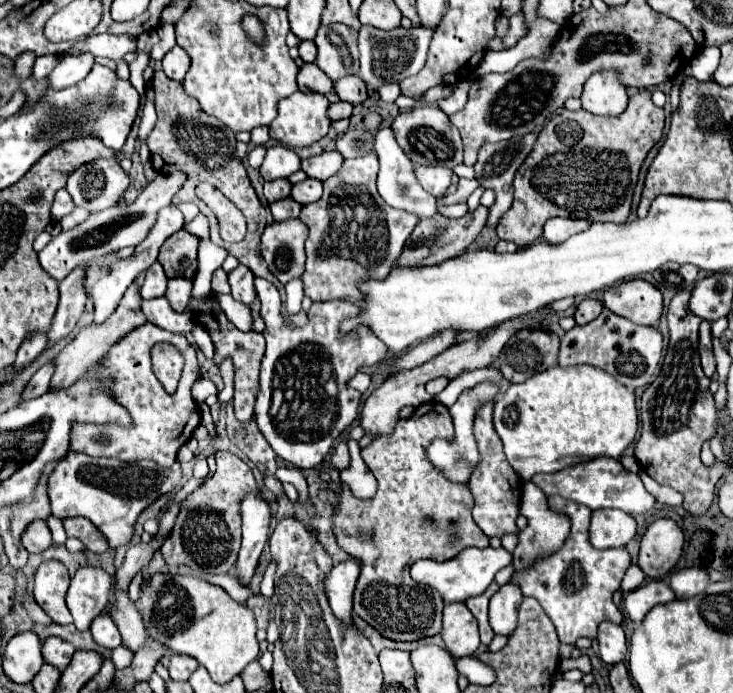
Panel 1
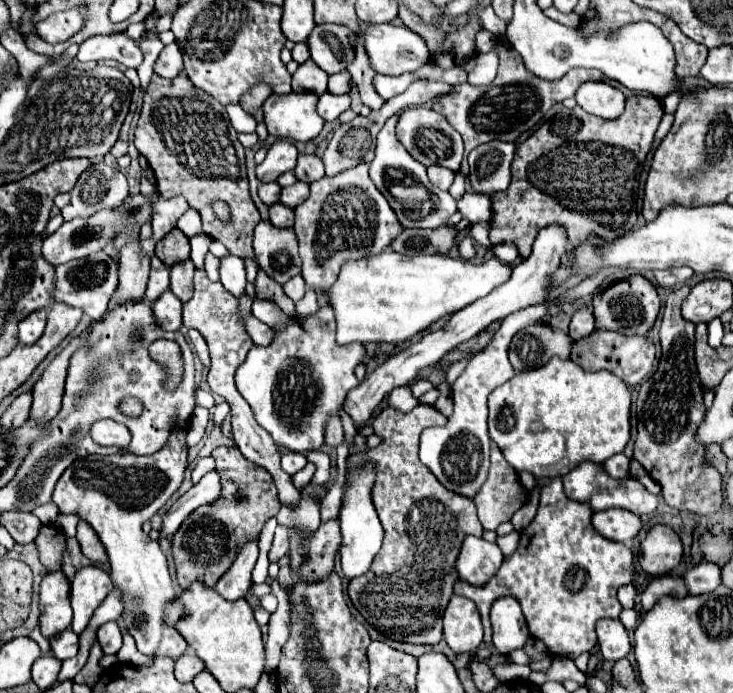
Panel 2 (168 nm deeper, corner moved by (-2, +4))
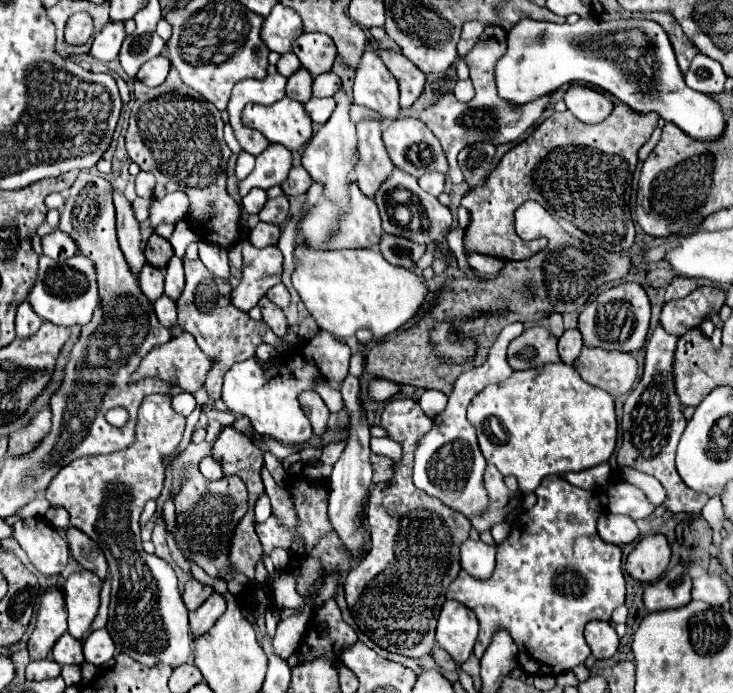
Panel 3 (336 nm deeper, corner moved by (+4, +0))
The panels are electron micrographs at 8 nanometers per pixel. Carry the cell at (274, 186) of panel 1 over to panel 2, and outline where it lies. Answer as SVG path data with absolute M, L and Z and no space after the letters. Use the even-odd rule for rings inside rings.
M275 181L275 183L261 183L259 185L259 197L265 205L273 205L279 201L279 195L281 195L281 185Z

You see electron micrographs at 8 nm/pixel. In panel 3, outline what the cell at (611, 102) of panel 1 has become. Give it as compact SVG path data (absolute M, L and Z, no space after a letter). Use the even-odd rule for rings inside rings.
M571 85L565 91L563 101L567 109L583 123L601 123L611 115L613 109L613 103L607 95L583 85Z

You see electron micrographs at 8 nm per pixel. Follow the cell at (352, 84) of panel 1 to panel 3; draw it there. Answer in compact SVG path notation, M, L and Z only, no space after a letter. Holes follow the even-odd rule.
M323 73L313 79L313 97L333 97L335 91L339 91L341 79L335 73Z

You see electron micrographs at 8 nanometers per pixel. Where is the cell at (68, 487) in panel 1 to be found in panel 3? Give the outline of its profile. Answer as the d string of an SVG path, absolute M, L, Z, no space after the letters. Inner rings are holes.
M149 395L143 399L143 403L139 407L135 427L137 427L137 439L133 445L129 445L127 449L121 449L121 451L113 451L109 455L91 455L91 457L79 457L79 459L71 461L53 477L45 495L51 505L61 505L67 509L69 523L73 527L81 529L93 541L97 541L109 561L113 589L111 589L107 631L109 631L113 643L117 645L117 649L147 667L155 667L159 663L165 663L175 669L175 667L187 663L191 657L191 633L189 633L187 611L185 611L185 603L179 593L175 571L157 555L147 555L143 551L141 537L139 537L139 517L143 513L145 503L149 499L157 499L163 489L163 477L165 477L163 457L177 449L177 445L183 437L183 431L185 431L185 417L171 409L169 397Z

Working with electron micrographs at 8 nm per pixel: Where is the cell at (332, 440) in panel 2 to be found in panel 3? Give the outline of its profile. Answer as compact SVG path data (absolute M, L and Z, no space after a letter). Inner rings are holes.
M303 391L299 395L299 403L303 407L303 413L309 417L313 425L313 433L323 435L323 431L327 429L327 419L329 419L329 409L323 403L323 399L315 391Z

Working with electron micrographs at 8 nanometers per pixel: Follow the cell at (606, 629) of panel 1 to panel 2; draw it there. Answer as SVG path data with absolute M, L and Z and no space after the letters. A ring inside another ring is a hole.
M619 619L597 621L597 637L599 637L601 653L609 661L619 661L627 657L627 653L631 651L629 635Z

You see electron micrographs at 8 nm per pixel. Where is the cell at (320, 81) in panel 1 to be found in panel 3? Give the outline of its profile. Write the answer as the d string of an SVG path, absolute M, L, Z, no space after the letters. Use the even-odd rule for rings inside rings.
M299 69L295 75L291 75L287 79L287 97L299 101L299 103L307 103L311 99L311 73L307 73L305 69Z

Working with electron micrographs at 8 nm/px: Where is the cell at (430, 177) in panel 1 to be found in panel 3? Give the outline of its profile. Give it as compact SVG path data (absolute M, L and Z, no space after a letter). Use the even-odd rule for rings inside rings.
M425 173L423 177L419 177L419 187L431 193L433 197L439 197L443 193L443 183L445 183L443 173Z

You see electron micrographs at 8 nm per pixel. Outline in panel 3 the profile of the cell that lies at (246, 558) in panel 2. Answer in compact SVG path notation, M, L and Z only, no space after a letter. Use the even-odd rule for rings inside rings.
M213 593L213 597L209 597L199 609L189 613L189 631L193 639L199 639L203 633L207 633L215 621L223 615L227 603L225 597L221 593Z

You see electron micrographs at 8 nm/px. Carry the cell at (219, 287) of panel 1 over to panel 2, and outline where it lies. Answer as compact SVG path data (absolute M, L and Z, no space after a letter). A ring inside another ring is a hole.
M211 253L205 257L205 271L211 281L219 281L219 259Z

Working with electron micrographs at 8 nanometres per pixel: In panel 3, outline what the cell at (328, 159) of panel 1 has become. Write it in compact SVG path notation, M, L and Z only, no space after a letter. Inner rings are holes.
M293 167L291 173L289 173L289 177L287 177L287 181L281 185L281 189L283 189L283 193L287 197L291 197L291 195L303 195L311 187L311 183L313 181L311 181L309 173L303 167Z

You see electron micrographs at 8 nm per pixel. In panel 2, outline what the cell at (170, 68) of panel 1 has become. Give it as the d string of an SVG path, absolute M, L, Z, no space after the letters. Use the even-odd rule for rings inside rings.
M171 43L161 51L161 55L155 63L155 73L159 73L161 77L167 77L167 79L173 79L181 71L183 71L183 53L175 43Z

